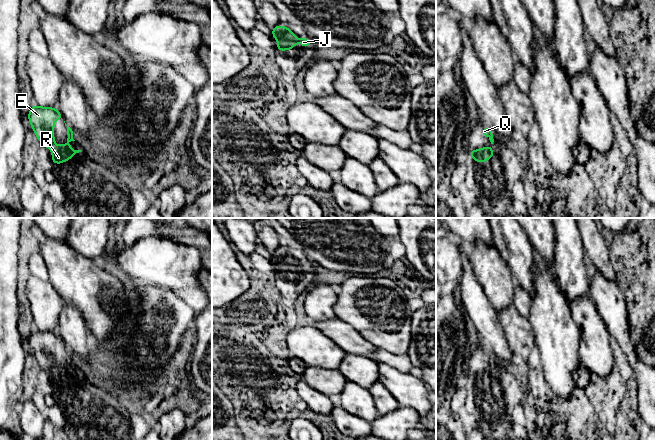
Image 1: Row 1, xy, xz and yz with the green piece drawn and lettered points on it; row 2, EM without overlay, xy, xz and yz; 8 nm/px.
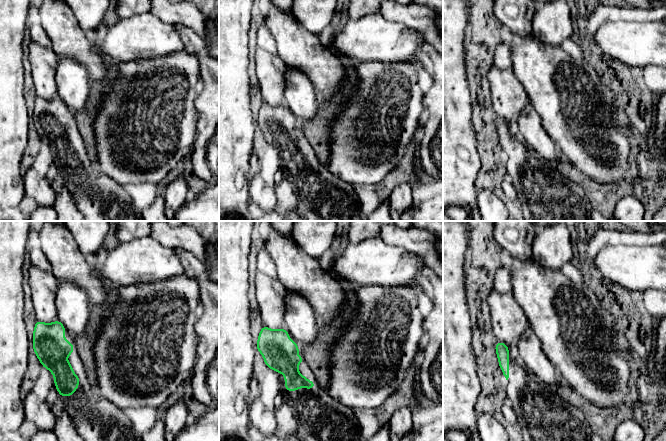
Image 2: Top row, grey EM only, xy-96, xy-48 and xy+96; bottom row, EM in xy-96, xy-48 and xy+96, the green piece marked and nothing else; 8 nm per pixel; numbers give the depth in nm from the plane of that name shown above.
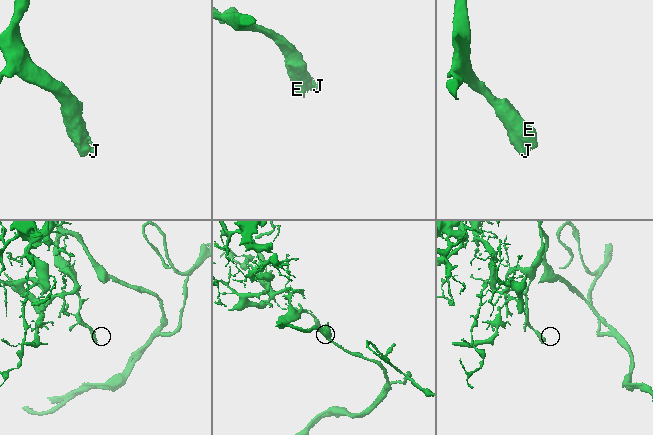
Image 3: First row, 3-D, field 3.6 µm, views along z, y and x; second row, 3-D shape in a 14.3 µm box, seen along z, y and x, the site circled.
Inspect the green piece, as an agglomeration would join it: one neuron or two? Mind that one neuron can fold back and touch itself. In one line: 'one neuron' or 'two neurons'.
one neuron

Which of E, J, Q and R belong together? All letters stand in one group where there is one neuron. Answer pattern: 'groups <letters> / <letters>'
groups E J Q R

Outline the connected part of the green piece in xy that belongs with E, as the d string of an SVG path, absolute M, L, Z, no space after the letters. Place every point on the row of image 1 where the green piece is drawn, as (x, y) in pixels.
M35 104L32 105L30 112L27 115L28 120L35 132L35 136L42 145L52 151L53 165L61 164L62 162L69 161L76 153L82 150L75 150L68 146L68 143L75 141L73 139L73 131L67 126L67 143L59 147L55 145L54 141L54 121L63 120L64 118L57 108L52 107L39 107Z

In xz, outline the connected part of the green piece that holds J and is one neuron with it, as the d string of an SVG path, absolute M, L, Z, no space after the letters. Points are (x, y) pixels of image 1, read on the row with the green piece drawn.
M276 25L271 32L272 37L278 40L277 51L292 50L295 42L302 46L310 44L306 38L297 39L292 30L282 25Z

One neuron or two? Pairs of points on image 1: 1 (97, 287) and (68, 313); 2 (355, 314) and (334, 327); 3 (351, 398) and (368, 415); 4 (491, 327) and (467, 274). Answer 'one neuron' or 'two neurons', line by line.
1: two neurons
2: two neurons
3: one neuron
4: one neuron

